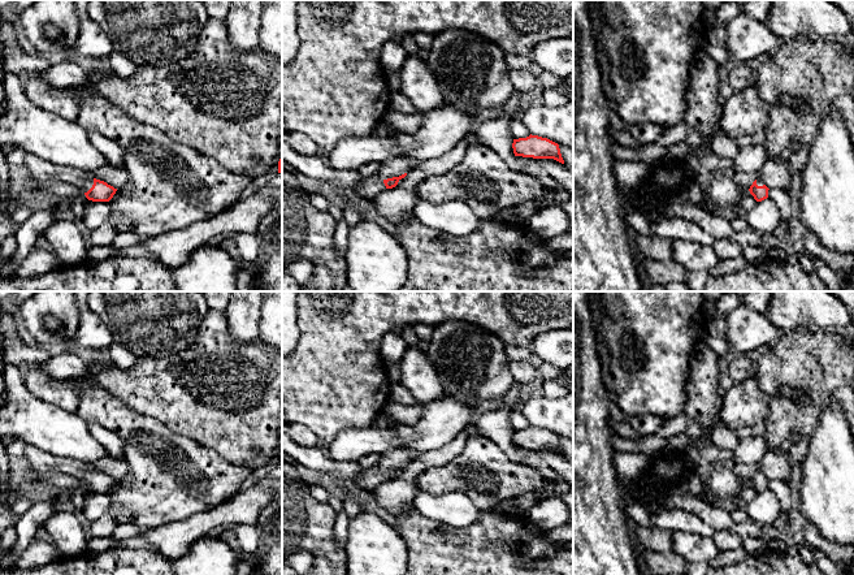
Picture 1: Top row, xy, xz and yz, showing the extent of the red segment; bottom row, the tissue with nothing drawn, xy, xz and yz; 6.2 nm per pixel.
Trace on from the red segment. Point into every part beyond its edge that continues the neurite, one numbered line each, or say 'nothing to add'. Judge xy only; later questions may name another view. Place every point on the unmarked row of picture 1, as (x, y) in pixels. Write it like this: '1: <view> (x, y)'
1: xy (40, 461)

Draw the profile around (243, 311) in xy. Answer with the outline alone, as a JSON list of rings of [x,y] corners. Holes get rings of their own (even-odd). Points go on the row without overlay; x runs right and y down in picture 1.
[[[230,291],[225,310],[230,336],[237,342],[253,342],[259,338],[261,302],[264,291]]]

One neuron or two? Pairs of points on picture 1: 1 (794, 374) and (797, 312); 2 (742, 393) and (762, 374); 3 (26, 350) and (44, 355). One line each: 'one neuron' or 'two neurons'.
1: two neurons
2: two neurons
3: one neuron

